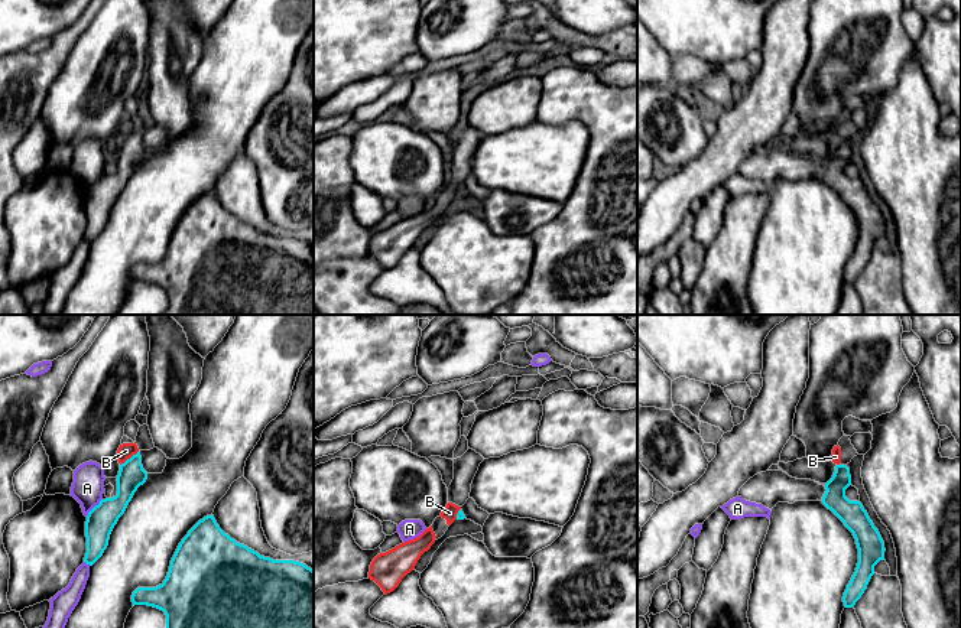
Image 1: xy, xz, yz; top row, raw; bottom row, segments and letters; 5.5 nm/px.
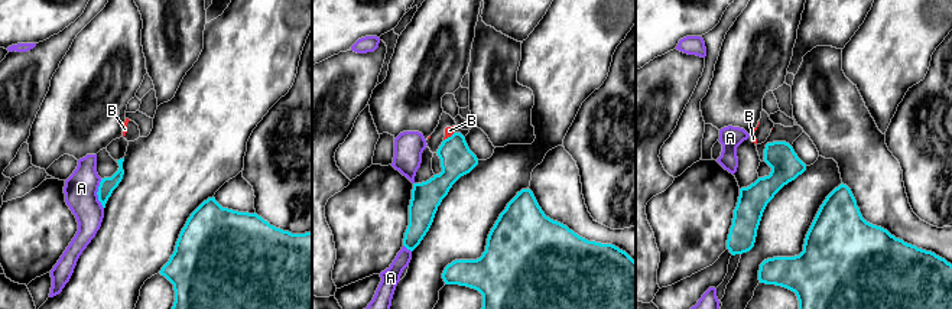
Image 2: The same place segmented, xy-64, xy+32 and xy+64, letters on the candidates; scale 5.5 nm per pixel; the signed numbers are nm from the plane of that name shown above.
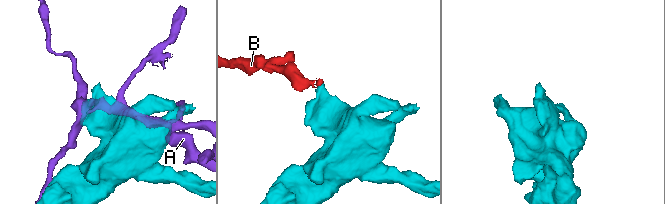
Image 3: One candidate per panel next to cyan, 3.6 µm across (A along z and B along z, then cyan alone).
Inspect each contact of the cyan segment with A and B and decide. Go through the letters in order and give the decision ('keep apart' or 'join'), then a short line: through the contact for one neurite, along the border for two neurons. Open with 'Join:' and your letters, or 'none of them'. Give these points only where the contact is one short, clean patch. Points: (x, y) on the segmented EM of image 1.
Join: none of them
A: keep apart
B: keep apart

